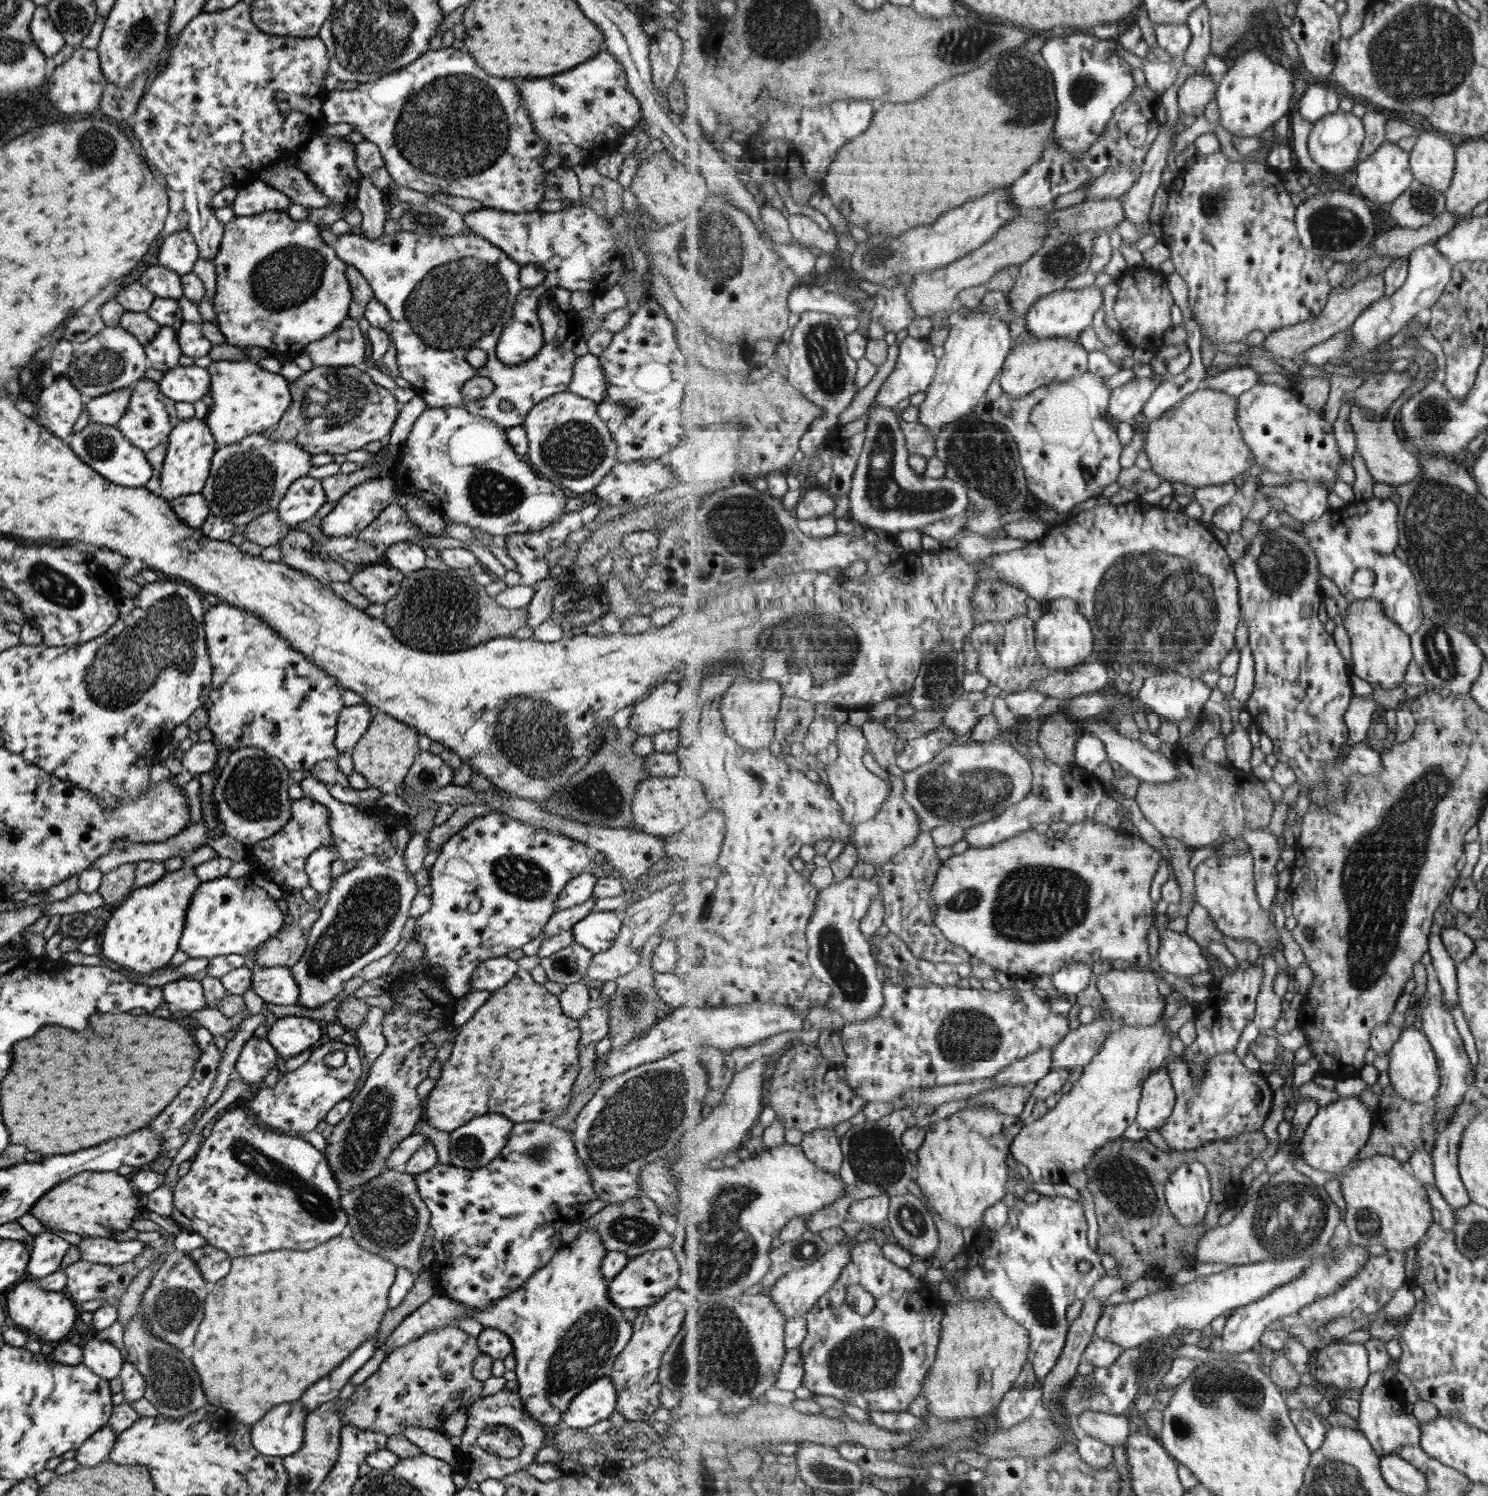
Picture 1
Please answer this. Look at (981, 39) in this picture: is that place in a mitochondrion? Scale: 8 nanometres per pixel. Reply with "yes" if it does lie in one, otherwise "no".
yes

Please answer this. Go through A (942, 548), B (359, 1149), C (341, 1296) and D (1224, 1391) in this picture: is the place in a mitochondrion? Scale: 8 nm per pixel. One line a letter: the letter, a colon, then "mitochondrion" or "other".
A: other
B: mitochondrion
C: other
D: mitochondrion

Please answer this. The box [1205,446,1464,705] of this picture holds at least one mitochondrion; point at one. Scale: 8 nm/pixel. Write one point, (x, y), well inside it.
(1282, 571)

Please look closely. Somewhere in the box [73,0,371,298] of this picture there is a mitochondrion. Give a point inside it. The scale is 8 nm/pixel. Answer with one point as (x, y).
(143, 33)

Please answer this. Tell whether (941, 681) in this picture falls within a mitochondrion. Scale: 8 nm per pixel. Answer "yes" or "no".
yes

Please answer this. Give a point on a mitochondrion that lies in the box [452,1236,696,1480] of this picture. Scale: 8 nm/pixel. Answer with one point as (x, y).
(583, 1349)

